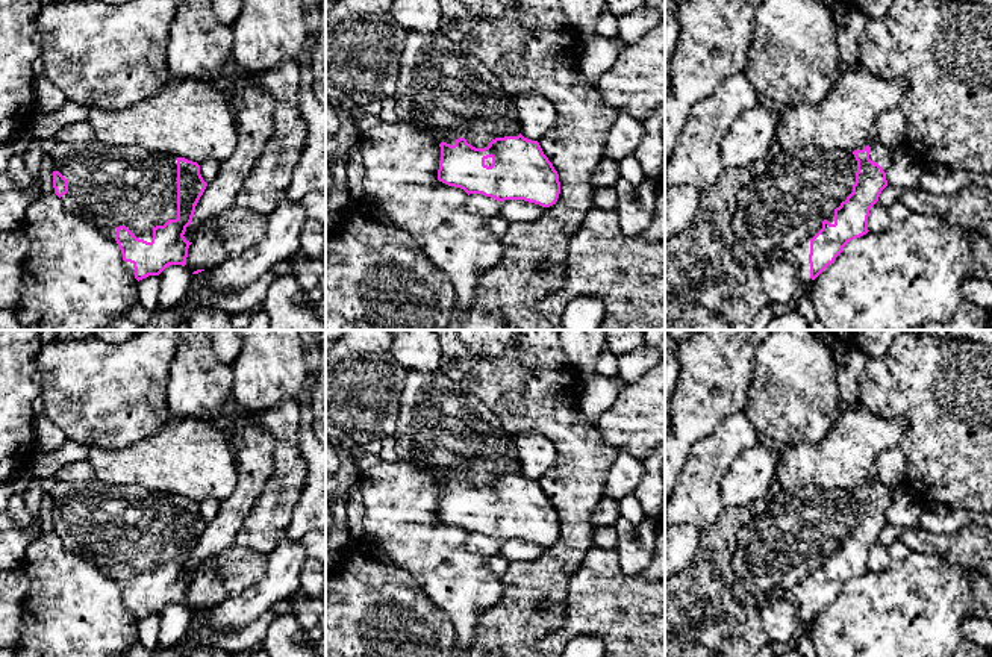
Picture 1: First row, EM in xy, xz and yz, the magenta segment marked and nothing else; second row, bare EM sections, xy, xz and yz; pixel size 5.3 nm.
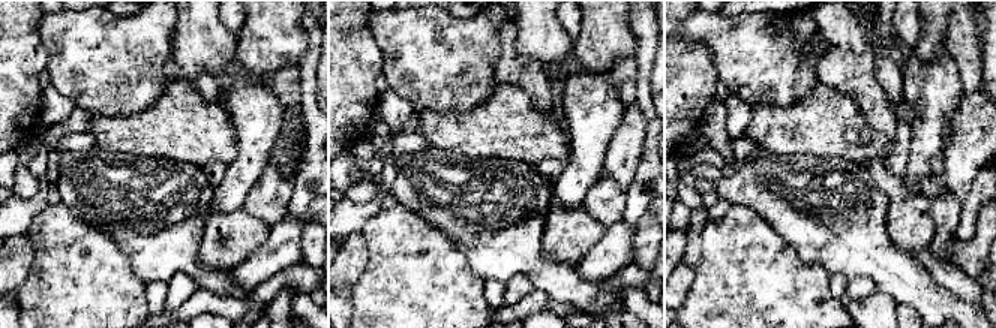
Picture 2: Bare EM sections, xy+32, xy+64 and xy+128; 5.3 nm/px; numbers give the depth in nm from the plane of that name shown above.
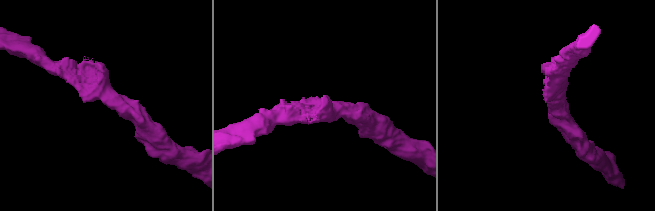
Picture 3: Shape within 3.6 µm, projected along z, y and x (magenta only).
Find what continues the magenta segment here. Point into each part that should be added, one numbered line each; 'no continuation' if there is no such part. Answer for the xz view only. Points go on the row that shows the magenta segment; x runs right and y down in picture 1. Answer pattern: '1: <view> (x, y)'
1: xz (441, 90)

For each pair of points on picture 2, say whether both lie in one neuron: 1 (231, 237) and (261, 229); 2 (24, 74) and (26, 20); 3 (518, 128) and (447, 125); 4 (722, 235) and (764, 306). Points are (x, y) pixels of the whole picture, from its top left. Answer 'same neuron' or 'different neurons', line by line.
1: same neuron
2: same neuron
3: same neuron
4: same neuron

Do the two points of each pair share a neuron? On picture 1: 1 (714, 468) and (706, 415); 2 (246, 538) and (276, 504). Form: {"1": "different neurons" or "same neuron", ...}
{"1": "different neurons", "2": "same neuron"}

